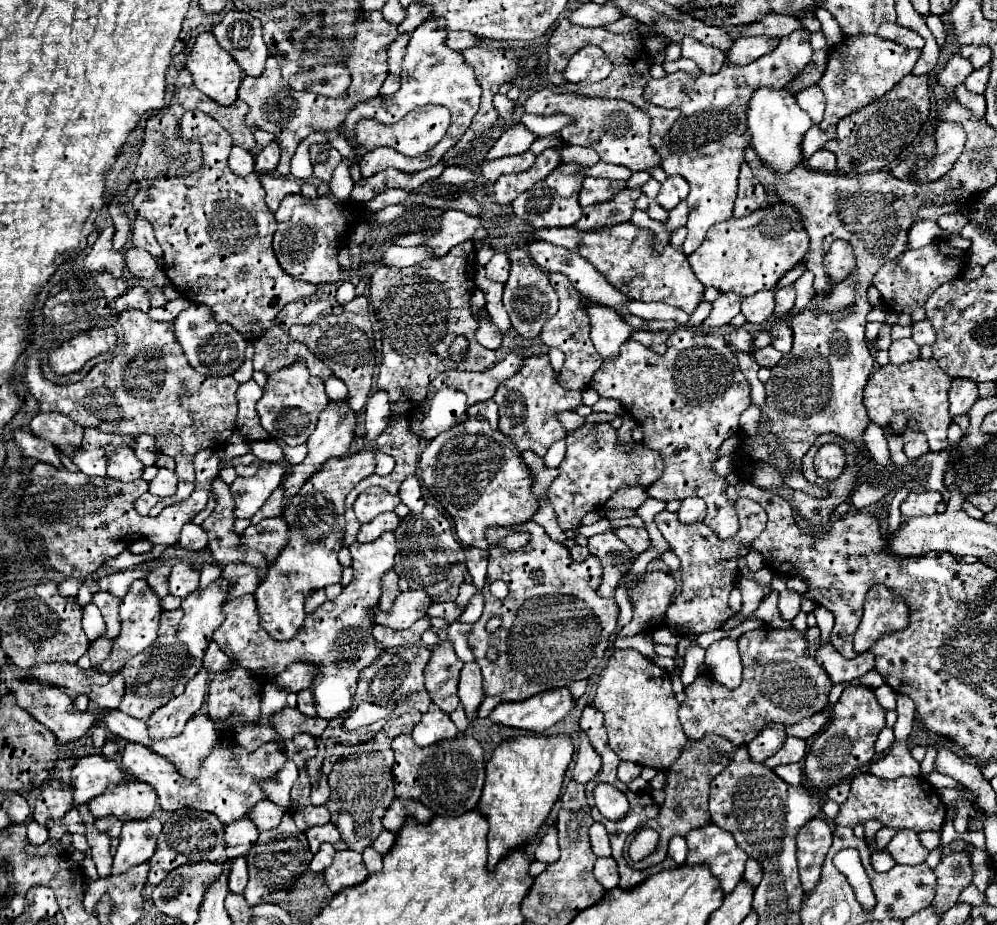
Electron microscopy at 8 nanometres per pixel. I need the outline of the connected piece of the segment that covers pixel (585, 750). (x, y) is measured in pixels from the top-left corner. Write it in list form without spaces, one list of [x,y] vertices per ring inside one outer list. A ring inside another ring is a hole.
[[[579,729],[579,753],[577,753],[575,769],[573,769],[573,781],[587,783],[597,775],[599,769],[601,769],[601,757],[593,751],[584,731]]]

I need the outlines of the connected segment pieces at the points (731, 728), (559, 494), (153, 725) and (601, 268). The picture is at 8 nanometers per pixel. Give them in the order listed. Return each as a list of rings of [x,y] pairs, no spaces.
[[[761,627],[755,631],[749,631],[741,635],[739,639],[739,653],[743,661],[743,683],[729,691],[727,687],[721,687],[707,671],[699,675],[689,687],[685,687],[685,701],[679,707],[679,721],[685,729],[685,735],[689,739],[701,739],[705,733],[717,733],[727,737],[733,745],[741,747],[747,745],[749,739],[753,739],[765,725],[769,723],[797,723],[803,717],[809,717],[813,713],[819,713],[827,705],[827,695],[831,691],[831,681],[825,675],[825,671],[817,665],[815,659],[809,659],[805,655],[807,641],[803,635],[795,629],[771,629]]]
[[[585,423],[575,431],[569,431],[567,437],[567,453],[559,465],[559,475],[551,483],[547,497],[555,509],[559,527],[569,531],[581,523],[581,519],[595,511],[603,509],[605,503],[621,489],[621,487],[649,487],[663,473],[663,459],[657,451],[645,445],[633,445],[631,451],[621,451],[621,441],[617,439],[617,429],[611,423]]]
[[[201,667],[201,671],[187,683],[185,693],[179,697],[173,697],[165,707],[159,707],[153,711],[153,715],[147,719],[147,731],[151,739],[169,739],[183,731],[187,719],[195,715],[207,693],[209,673]]]
[[[619,223],[617,227],[601,227],[597,231],[577,231],[577,227],[553,227],[535,229],[519,235],[521,243],[547,241],[587,259],[613,287],[639,301],[661,301],[673,307],[693,313],[703,299],[703,283],[693,275],[691,265],[683,249],[675,249],[671,243],[657,249],[657,237],[649,229],[641,229],[633,223]]]

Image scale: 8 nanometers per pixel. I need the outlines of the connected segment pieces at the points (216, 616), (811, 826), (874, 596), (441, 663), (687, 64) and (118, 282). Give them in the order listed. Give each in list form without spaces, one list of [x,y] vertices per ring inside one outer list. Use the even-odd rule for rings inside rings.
[[[215,581],[205,589],[197,589],[181,603],[183,619],[177,627],[177,639],[187,647],[193,659],[203,659],[213,631],[223,623],[221,605],[227,601],[229,583]]]
[[[813,817],[797,835],[797,861],[799,877],[805,893],[813,891],[821,879],[821,865],[831,847],[833,829],[825,819]]]
[[[873,585],[863,603],[863,617],[853,639],[853,649],[855,653],[865,653],[881,635],[901,631],[907,625],[907,603],[893,591],[887,591],[885,585]]]
[[[441,641],[424,669],[425,689],[433,697],[433,703],[437,703],[447,713],[455,711],[459,705],[457,695],[457,683],[459,683],[459,671],[463,667],[463,661],[455,655],[451,641]]]
[[[677,59],[677,61],[673,61],[673,63],[663,63],[663,69],[667,71],[667,73],[675,73],[675,71],[685,71],[685,73],[689,73],[689,75],[699,75],[701,71],[697,69],[697,65],[693,63],[693,61],[689,61],[689,59]]]
[[[95,273],[97,285],[103,289],[105,299],[115,299],[127,291],[127,281],[125,279],[115,279],[109,273]]]

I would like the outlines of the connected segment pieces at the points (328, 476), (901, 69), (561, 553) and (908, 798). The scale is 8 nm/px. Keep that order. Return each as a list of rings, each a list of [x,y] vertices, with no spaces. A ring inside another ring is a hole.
[[[371,451],[329,459],[329,463],[323,463],[321,469],[315,471],[307,483],[303,483],[301,491],[289,501],[289,507],[285,507],[283,519],[289,523],[289,543],[281,549],[281,555],[269,563],[267,577],[255,591],[261,627],[273,639],[293,639],[307,617],[307,597],[317,589],[341,581],[343,567],[337,561],[337,553],[343,547],[345,535],[345,497],[355,487],[355,483],[369,477],[371,473],[375,473],[375,459]]]
[[[845,35],[843,41],[835,47],[831,47],[829,63],[825,69],[823,79],[817,83],[827,99],[825,117],[819,125],[813,125],[801,143],[801,153],[805,159],[809,159],[815,151],[823,147],[825,141],[835,137],[835,125],[841,117],[869,105],[871,101],[885,95],[891,87],[895,87],[905,75],[909,75],[919,59],[919,49],[901,47],[899,43],[881,39],[879,35]]]
[[[535,521],[519,525],[517,531],[525,531],[531,537],[525,549],[505,551],[499,549],[497,545],[489,547],[489,569],[483,587],[485,609],[481,619],[471,627],[467,637],[475,661],[483,673],[483,693],[489,697],[501,697],[501,701],[525,701],[541,691],[565,687],[577,679],[589,679],[597,663],[601,663],[601,659],[605,657],[609,637],[611,633],[617,631],[617,617],[619,617],[619,605],[615,603],[615,599],[603,599],[597,597],[595,593],[601,583],[601,563],[597,557],[589,555],[585,561],[573,561],[569,549],[563,543],[553,541],[545,533],[545,529]],[[495,579],[505,581],[509,587],[509,595],[501,601],[497,601],[489,591],[489,585]],[[489,617],[501,619],[501,627],[493,633],[485,629]],[[491,647],[499,651],[499,657],[495,661],[487,659],[487,651]]]
[[[859,773],[851,781],[849,797],[841,805],[835,823],[855,827],[857,823],[875,819],[883,827],[893,827],[893,829],[907,827],[921,833],[921,831],[941,831],[945,815],[947,809],[939,801],[937,789],[923,777],[899,777],[895,781],[887,781],[887,779],[877,779],[871,773]]]

